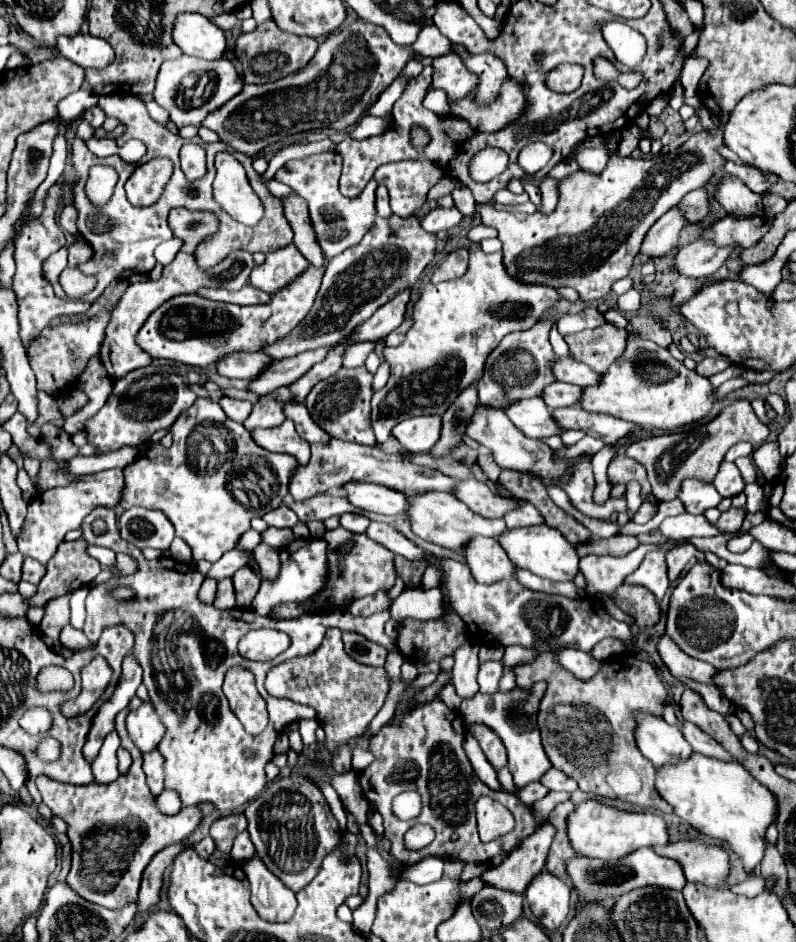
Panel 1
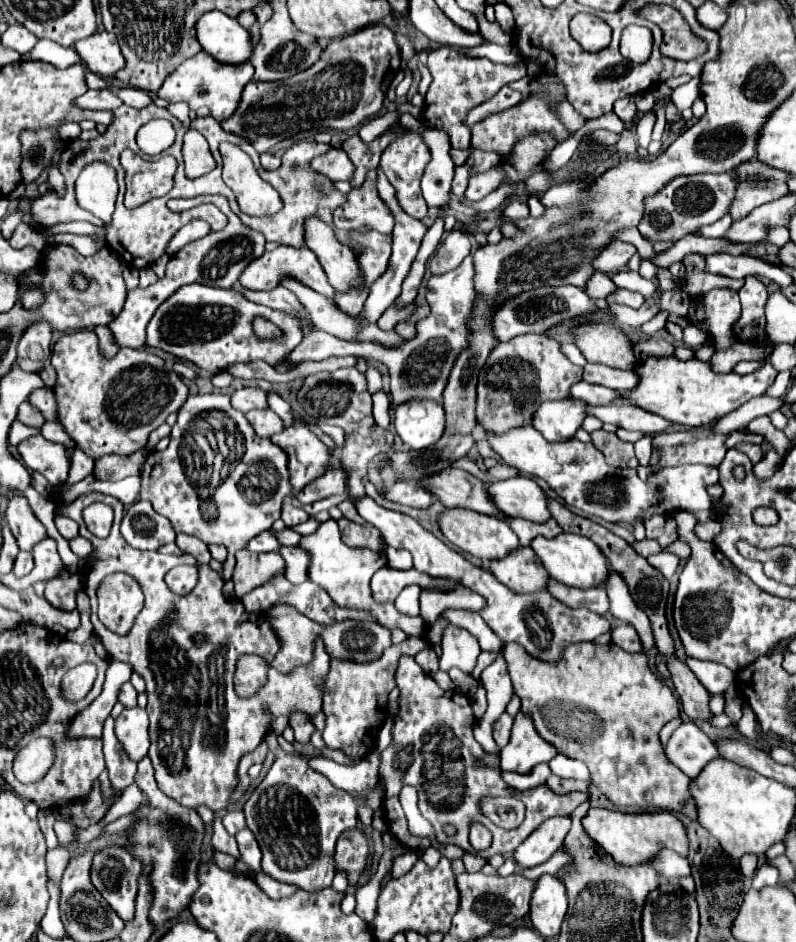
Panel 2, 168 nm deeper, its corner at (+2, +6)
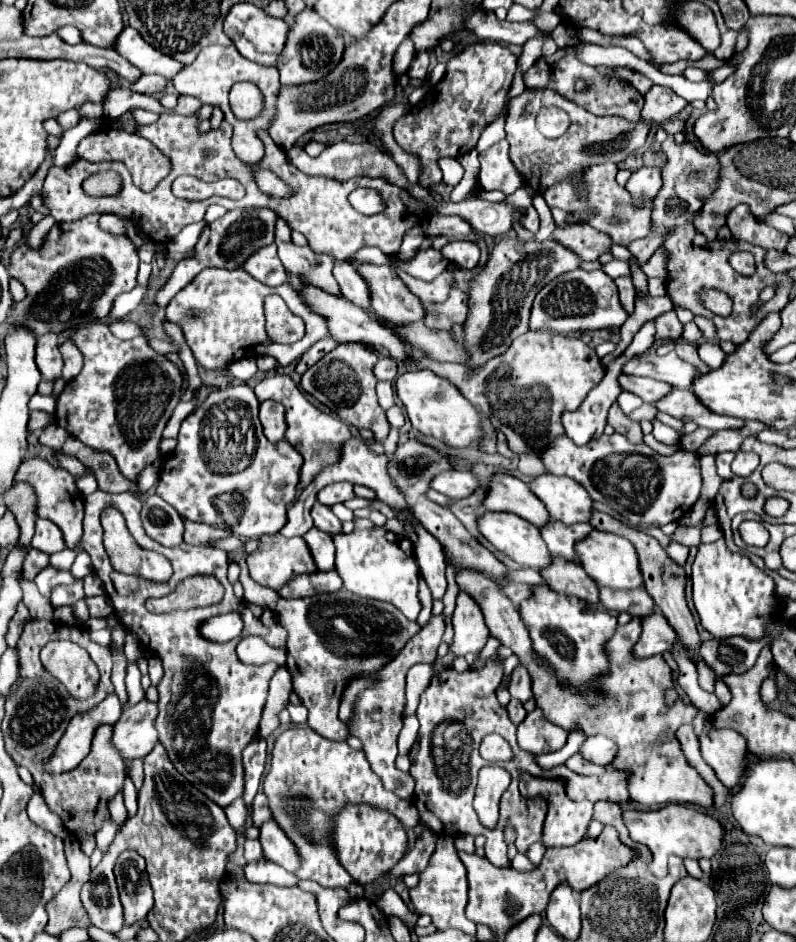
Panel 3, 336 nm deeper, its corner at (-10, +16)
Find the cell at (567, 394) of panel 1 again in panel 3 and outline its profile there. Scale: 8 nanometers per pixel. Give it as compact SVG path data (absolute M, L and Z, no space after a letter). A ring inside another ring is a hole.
M627 374L617 376L617 382L619 382L621 390L639 396L639 398L641 398L643 402L647 402L647 404L653 404L655 400L663 398L663 396L671 390L671 386L667 386L667 384L659 382L659 380L639 378L639 376L627 376Z

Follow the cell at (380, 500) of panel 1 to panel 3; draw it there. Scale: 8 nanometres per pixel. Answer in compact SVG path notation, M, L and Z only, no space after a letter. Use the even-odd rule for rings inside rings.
M451 470L435 476L431 480L431 488L453 500L461 500L477 488L477 480L469 470Z

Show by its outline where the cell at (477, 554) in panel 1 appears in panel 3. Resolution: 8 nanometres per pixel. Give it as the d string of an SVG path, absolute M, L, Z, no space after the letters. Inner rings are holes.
M551 556L551 566L541 570L549 590L565 596L577 596L589 604L597 604L597 584L583 572L581 564L575 560L565 560L563 556Z

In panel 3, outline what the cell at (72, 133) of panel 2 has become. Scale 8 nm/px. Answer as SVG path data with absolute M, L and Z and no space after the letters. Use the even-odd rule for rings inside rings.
M71 110L71 112L63 112L63 116L59 116L57 120L59 120L59 124L61 124L65 130L69 130L69 128L73 128L73 126L79 124L81 114L79 114L77 110Z

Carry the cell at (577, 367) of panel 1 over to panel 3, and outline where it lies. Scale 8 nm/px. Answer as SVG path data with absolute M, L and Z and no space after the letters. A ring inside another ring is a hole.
M647 352L633 356L629 362L625 362L623 372L633 374L633 376L649 376L649 378L667 382L673 388L689 388L691 380L699 374L695 366L683 362L675 354L657 356L657 354L647 354Z

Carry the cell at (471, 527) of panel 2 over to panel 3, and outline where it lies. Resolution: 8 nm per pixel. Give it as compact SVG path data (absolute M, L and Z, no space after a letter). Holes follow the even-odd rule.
M487 512L477 520L479 532L503 554L521 566L535 570L551 562L551 554L539 536L539 528L509 512Z

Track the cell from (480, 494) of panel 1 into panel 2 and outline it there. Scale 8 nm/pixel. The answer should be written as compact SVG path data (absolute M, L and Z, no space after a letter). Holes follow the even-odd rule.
M515 476L501 482L489 482L487 490L501 512L511 518L525 518L531 522L547 522L551 512L547 508L545 490L527 476Z

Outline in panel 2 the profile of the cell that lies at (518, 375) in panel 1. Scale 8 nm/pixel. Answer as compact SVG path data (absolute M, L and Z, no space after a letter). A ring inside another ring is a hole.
M523 334L513 338L511 342L501 342L495 346L491 356L487 358L487 364L483 366L479 374L477 384L477 422L483 426L485 432L491 434L503 434L515 426L527 426L533 422L535 410L547 402L547 400L569 400L571 386L575 382L581 382L583 368L569 362L569 358L561 352L561 346L557 340L553 340L547 334Z

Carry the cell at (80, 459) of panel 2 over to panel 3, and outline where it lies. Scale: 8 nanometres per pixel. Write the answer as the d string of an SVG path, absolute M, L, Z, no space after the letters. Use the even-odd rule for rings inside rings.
M85 468L85 476L75 478L75 484L81 490L81 494L91 494L97 488L97 478L95 478L95 474L93 474L91 468Z

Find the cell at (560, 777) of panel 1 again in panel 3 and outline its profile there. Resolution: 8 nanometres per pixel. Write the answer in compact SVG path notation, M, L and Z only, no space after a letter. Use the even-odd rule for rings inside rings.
M589 736L581 744L579 754L597 766L607 766L615 758L615 744L611 744L605 736Z

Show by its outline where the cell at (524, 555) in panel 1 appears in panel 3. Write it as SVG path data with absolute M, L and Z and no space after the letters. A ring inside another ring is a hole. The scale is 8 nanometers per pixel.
M593 530L583 540L575 542L575 552L577 552L577 560L583 566L583 570L597 584L607 586L607 588L615 588L615 590L631 590L631 588L641 588L643 586L639 560L637 560L633 544L629 540L625 540L617 534L611 534L611 532Z

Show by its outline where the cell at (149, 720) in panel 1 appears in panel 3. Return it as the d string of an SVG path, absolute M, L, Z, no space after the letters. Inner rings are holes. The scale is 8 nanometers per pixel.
M143 698L135 706L127 706L113 728L113 744L125 760L145 758L159 742L155 728L157 704Z

